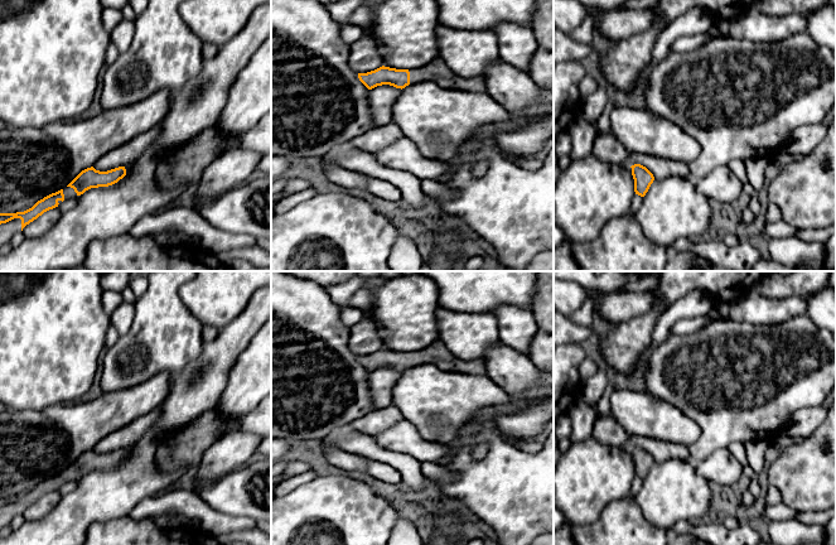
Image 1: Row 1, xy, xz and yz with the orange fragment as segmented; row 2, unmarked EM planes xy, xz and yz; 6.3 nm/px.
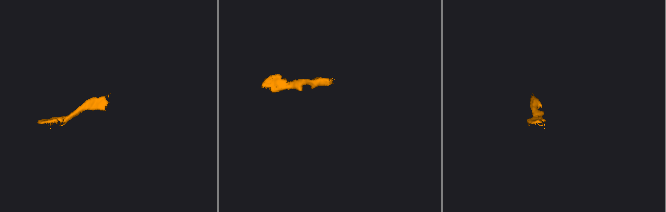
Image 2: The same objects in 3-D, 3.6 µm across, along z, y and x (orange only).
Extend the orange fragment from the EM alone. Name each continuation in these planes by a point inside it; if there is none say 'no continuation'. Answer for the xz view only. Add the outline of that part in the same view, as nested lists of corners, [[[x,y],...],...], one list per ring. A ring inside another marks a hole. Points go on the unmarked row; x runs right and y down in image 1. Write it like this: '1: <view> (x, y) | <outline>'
1: xz (436, 353) | [[[440,339],[420,351],[409,352],[409,355],[410,367],[420,366],[422,363],[433,363],[446,371],[487,375],[487,367],[483,358],[464,361],[454,356]]]

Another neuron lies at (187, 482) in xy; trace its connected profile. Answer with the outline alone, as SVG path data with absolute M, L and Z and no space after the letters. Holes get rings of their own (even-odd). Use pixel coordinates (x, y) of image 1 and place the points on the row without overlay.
M192 468L187 471L185 474L171 487L183 488L187 491L194 491L195 481L197 481L197 472L198 472L198 468Z

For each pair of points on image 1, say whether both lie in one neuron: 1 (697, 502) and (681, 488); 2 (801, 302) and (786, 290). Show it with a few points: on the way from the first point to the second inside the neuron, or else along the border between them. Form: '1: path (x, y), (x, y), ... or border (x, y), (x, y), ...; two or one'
1: path (694, 501), (685, 492); one
2: border (811, 293), (783, 298), (766, 298), (763, 295); two

